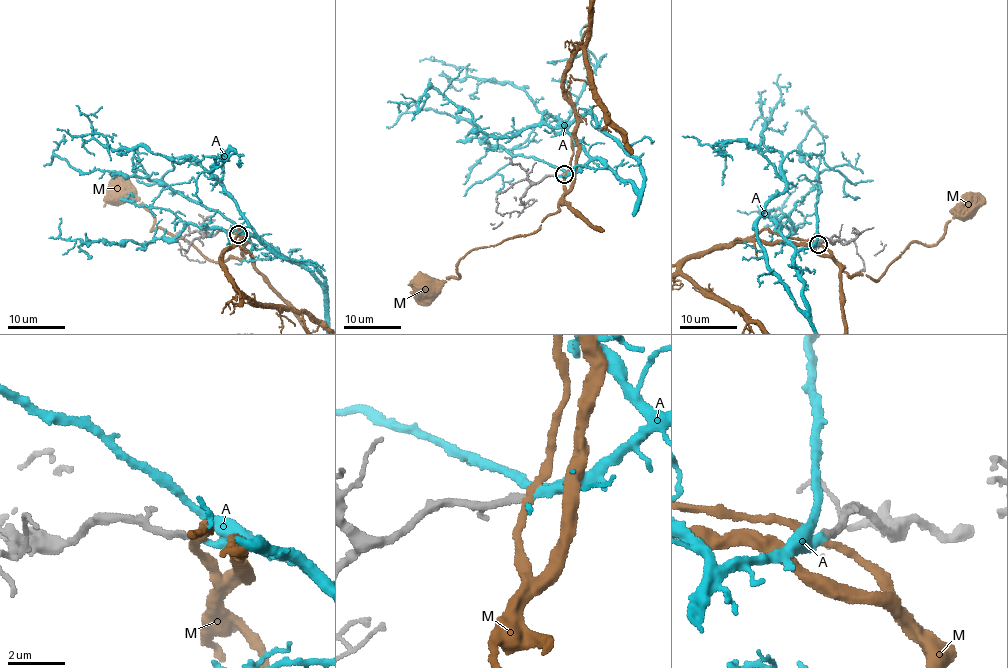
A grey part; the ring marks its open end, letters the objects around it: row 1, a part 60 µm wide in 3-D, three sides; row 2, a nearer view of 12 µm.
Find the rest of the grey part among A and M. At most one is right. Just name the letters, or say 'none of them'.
A

